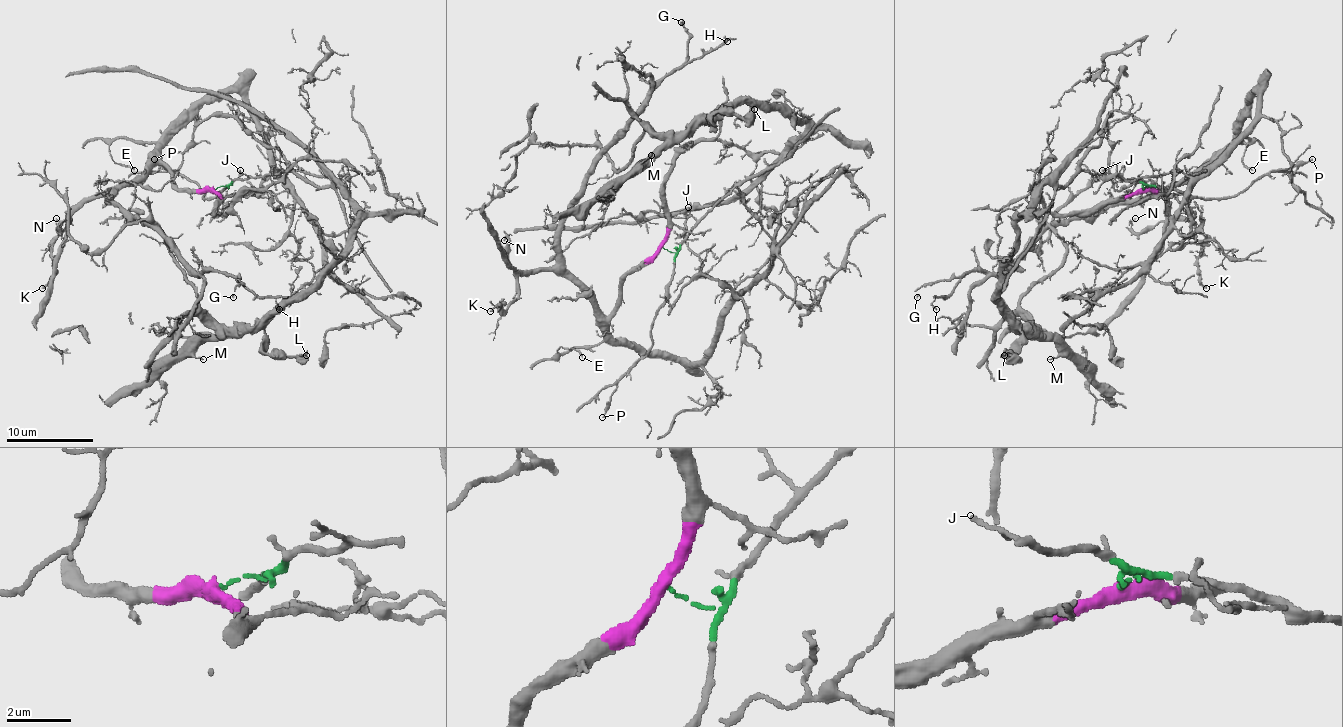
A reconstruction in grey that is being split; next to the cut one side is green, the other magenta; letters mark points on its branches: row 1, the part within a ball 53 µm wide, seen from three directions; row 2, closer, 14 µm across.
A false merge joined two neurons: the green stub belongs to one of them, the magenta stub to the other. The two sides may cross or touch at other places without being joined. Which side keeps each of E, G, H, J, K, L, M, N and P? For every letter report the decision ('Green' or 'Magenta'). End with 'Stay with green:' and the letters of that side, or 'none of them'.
E: Magenta
G: Magenta
H: Magenta
J: Green
K: Magenta
L: Green
M: Green
N: Magenta
P: Green
Stay with green: J, L, M, P

